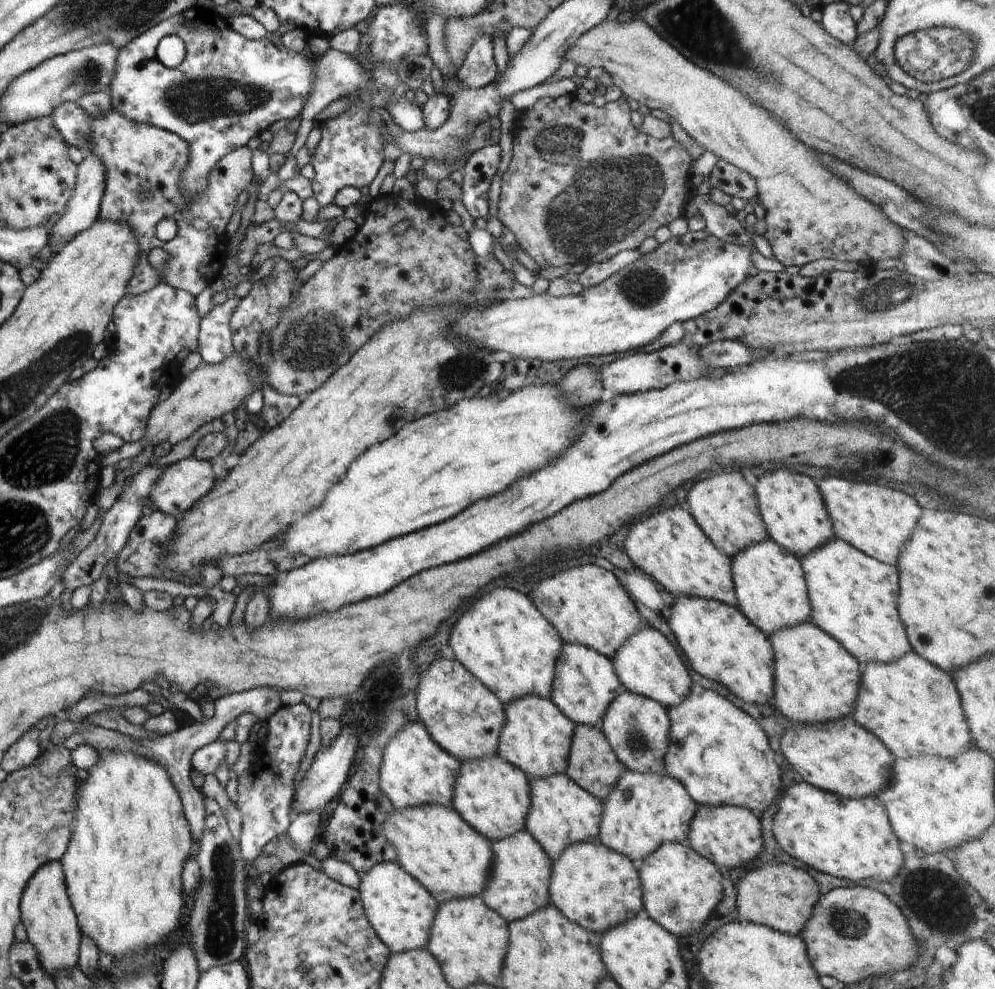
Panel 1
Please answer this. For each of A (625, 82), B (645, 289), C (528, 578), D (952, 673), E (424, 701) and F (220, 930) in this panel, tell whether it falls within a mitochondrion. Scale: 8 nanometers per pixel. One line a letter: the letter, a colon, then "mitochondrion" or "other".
A: other
B: mitochondrion
C: other
D: other
E: other
F: mitochondrion

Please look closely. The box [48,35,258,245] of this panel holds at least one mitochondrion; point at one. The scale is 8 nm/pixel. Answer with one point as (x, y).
(88, 73)

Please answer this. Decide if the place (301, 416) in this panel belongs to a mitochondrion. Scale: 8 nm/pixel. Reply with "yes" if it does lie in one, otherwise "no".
no

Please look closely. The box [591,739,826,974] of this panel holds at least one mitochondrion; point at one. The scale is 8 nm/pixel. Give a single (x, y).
(671, 906)

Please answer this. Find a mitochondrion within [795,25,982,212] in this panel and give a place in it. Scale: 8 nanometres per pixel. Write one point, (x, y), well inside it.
(952, 50)

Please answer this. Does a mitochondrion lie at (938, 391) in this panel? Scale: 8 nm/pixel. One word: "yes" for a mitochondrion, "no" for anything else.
yes

